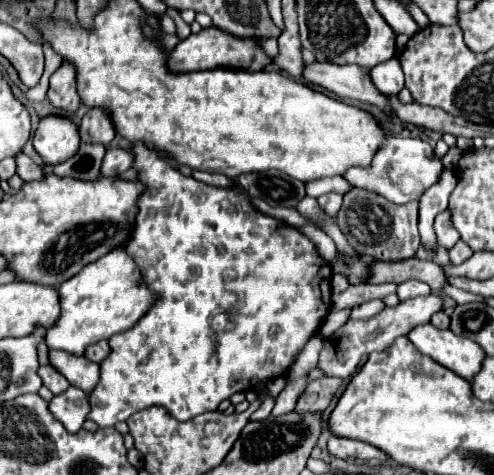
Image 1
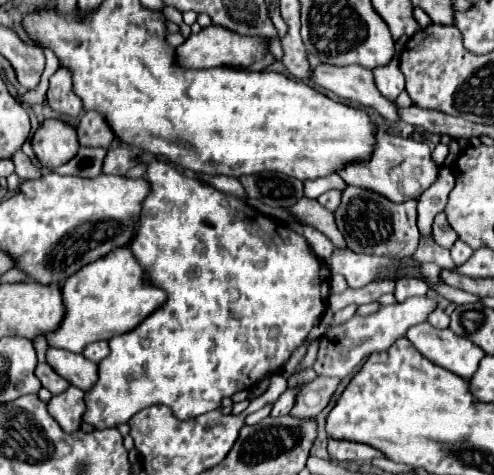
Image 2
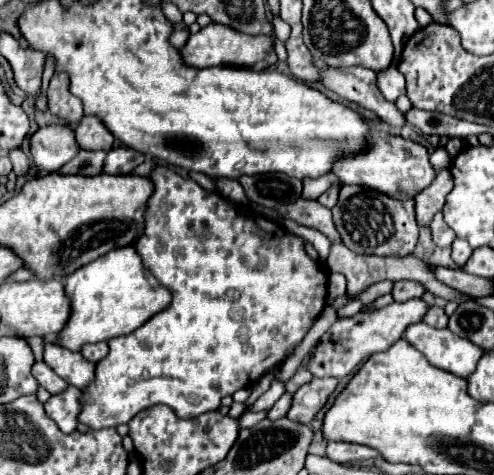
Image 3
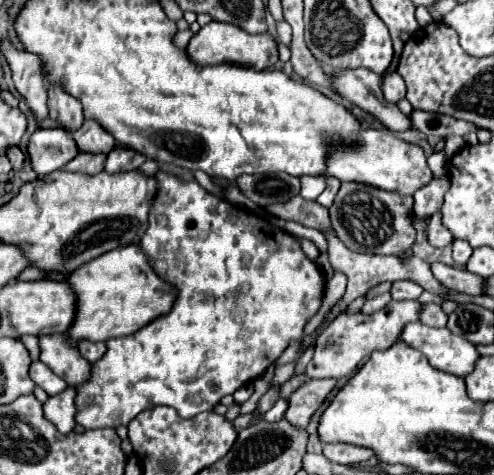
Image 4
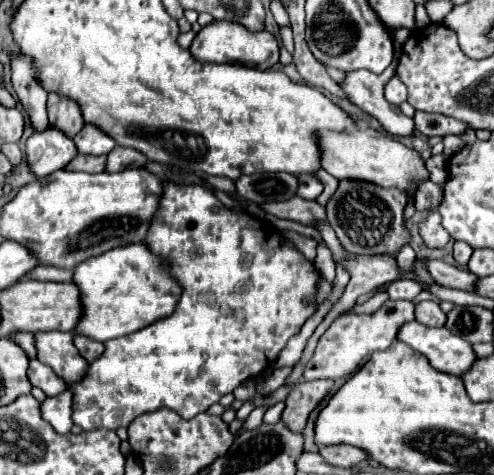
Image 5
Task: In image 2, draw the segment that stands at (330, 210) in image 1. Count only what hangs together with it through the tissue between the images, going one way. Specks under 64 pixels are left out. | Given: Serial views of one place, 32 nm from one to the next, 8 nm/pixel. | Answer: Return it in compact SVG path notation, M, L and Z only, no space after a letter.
M326 192L326 194L322 194L322 196L318 198L318 202L320 202L326 210L334 212L334 208L340 206L340 192Z

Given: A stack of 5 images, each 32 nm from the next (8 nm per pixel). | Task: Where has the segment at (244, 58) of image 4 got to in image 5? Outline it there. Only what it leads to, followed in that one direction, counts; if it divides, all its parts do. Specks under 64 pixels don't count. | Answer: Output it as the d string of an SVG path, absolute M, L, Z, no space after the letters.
M210 22L192 40L190 54L198 62L212 62L212 64L236 62L236 64L268 70L268 68L272 68L278 62L278 42L276 42L276 38L270 32L248 32L246 28L240 28L238 24Z

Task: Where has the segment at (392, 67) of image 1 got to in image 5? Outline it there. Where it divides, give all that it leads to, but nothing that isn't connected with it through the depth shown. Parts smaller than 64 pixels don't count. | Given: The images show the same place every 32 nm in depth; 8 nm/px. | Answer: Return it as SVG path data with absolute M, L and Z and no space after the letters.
M394 74L390 80L388 80L388 84L386 84L386 88L384 88L384 96L386 96L386 100L390 102L390 104L394 104L394 106L400 106L404 100L406 100L406 88L404 88L404 82L400 82L400 78Z

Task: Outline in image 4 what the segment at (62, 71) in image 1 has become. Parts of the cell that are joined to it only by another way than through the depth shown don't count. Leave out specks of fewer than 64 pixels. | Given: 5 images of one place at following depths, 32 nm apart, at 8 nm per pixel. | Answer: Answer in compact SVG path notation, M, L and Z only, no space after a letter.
M52 84L48 88L48 110L50 110L50 116L54 120L58 120L62 128L66 128L70 132L80 128L80 124L84 120L80 100L76 100L68 92L64 92L64 88L60 84Z

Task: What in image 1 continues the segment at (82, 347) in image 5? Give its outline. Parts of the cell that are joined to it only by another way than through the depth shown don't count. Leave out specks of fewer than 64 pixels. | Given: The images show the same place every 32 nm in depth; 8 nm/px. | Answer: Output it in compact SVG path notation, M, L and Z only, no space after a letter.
M100 340L100 342L96 342L96 344L92 344L90 348L86 348L86 358L88 360L92 360L92 362L102 362L106 356L108 356L108 352L110 352L110 346L108 346L108 342L106 340Z

